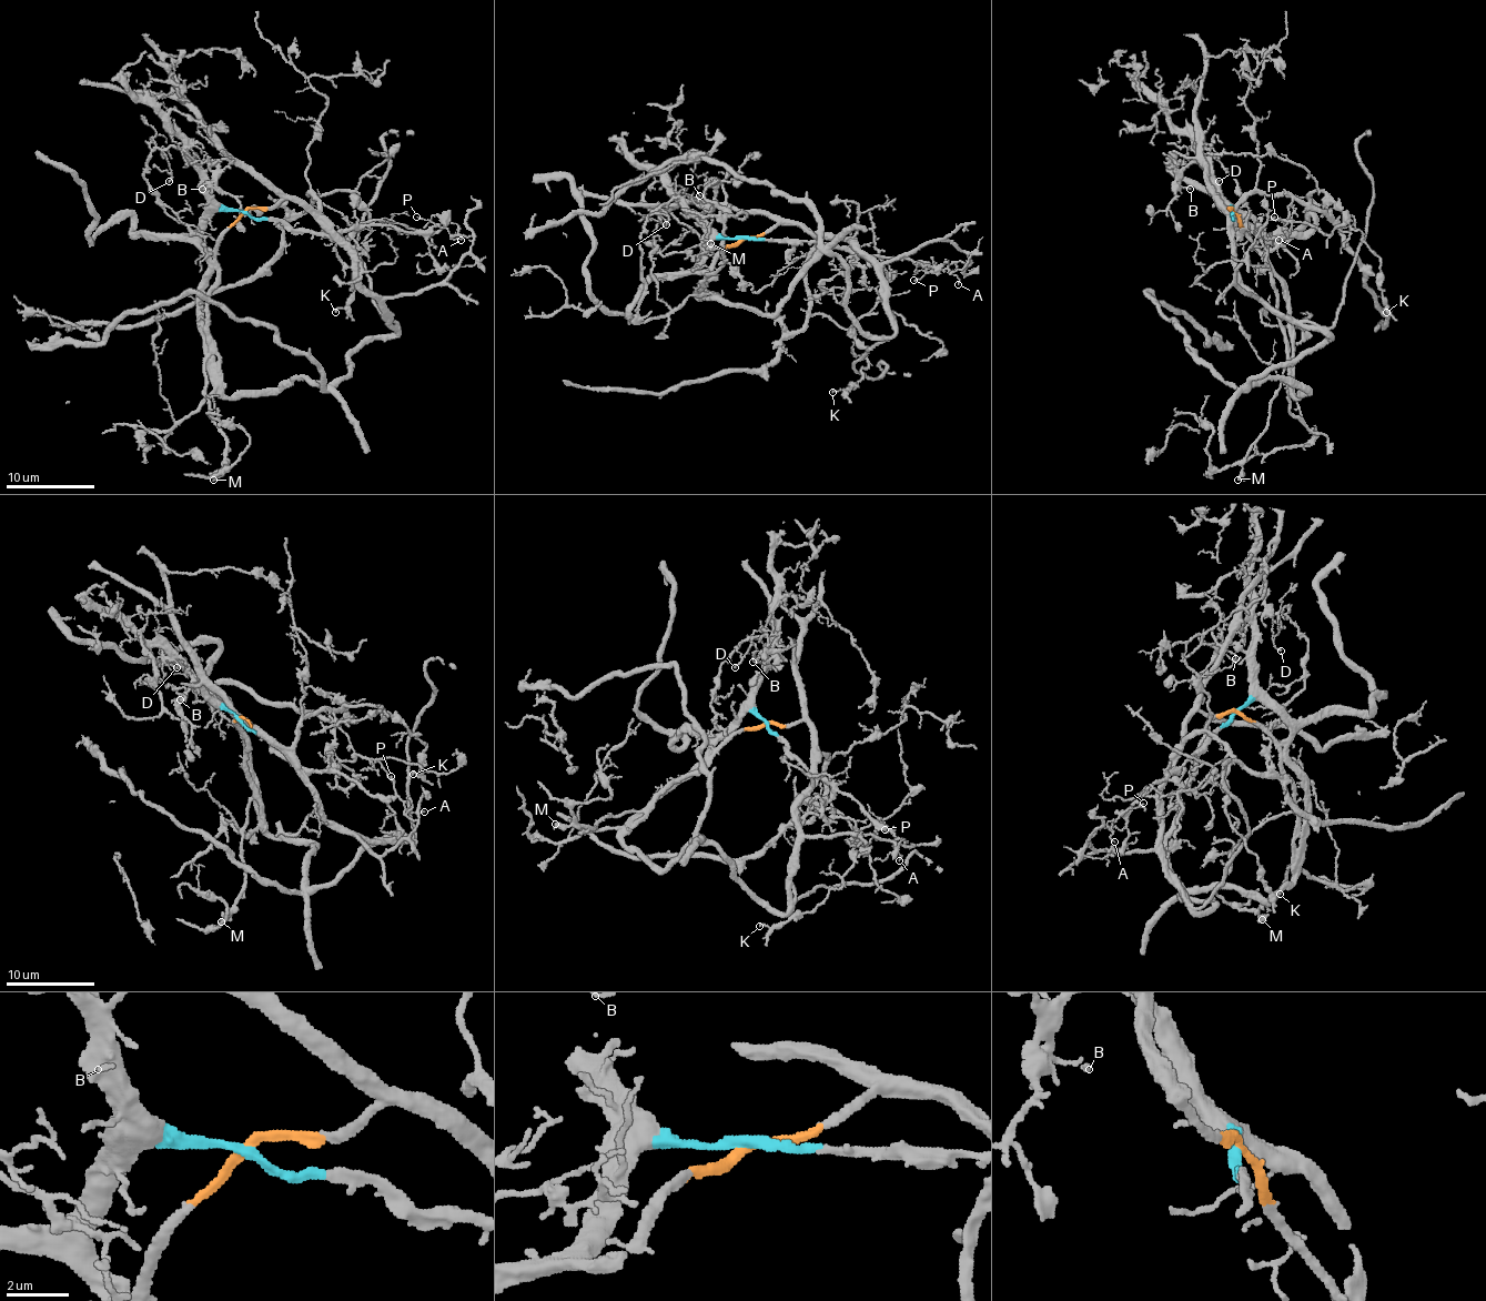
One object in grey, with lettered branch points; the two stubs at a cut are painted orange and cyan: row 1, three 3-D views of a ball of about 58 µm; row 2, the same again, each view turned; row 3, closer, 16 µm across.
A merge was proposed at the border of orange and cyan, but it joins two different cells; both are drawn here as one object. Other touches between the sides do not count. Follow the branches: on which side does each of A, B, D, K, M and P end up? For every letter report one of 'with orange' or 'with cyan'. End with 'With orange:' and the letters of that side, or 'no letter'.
A: with cyan
B: with cyan
D: with cyan
K: with orange
M: with orange
P: with cyan
With orange: K, M

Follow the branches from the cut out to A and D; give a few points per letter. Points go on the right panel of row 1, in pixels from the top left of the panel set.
A: (1233, 211), (1237, 232), (1251, 225), (1253, 232), (1262, 225), (1266, 234), (1279, 239)
D: (1233, 211), (1220, 198), (1211, 167), (1193, 149), (1195, 147), (1220, 182)

